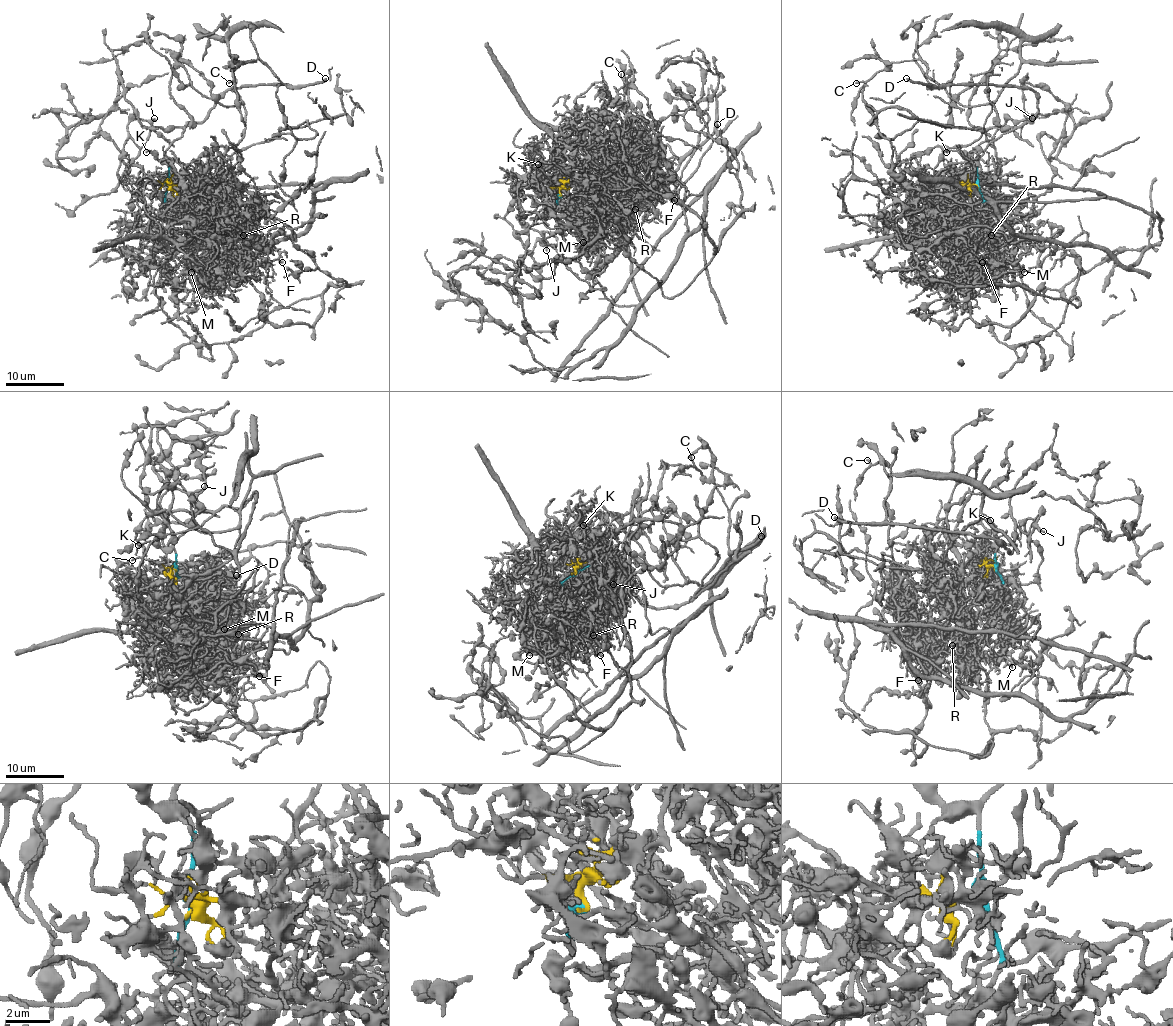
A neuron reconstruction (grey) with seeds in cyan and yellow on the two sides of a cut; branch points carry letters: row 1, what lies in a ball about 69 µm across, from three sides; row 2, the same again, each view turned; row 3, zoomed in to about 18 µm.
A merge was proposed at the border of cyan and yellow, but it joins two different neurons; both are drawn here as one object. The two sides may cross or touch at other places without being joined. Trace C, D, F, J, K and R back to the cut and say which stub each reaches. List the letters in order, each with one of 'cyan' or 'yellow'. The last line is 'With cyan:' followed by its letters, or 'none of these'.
C: cyan
D: cyan
F: yellow
J: cyan
K: cyan
R: yellow
With cyan: C, D, J, K

